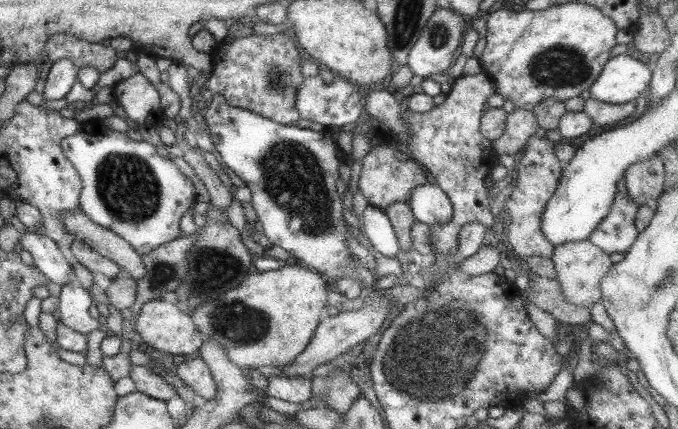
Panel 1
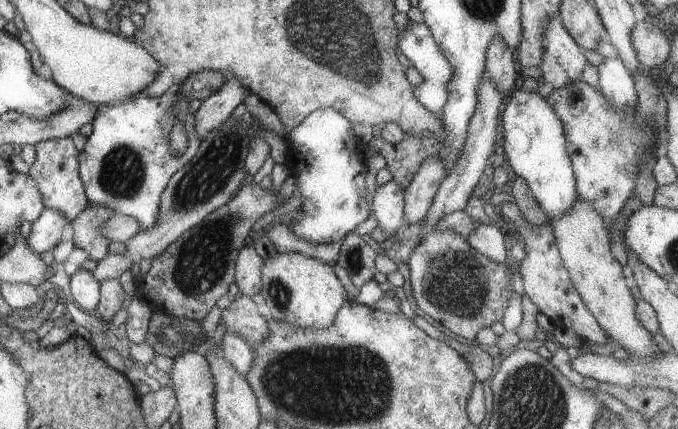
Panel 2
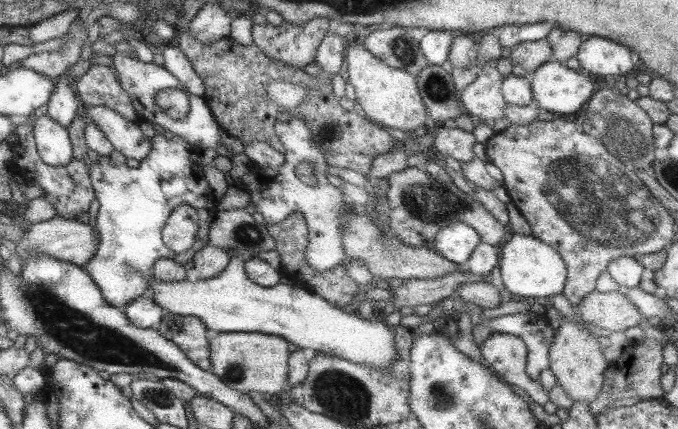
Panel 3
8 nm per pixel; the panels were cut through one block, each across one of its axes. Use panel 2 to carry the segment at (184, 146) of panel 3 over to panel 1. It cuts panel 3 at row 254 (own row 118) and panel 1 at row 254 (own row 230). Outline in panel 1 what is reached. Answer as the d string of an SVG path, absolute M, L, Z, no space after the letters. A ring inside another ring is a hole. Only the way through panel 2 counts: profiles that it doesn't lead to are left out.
M102 121L82 123L76 134L61 140L66 158L76 167L82 180L78 208L91 221L110 229L127 240L140 255L149 253L180 235L180 218L198 203L196 190L172 159L160 155L147 141L134 141L126 135L103 125Z

